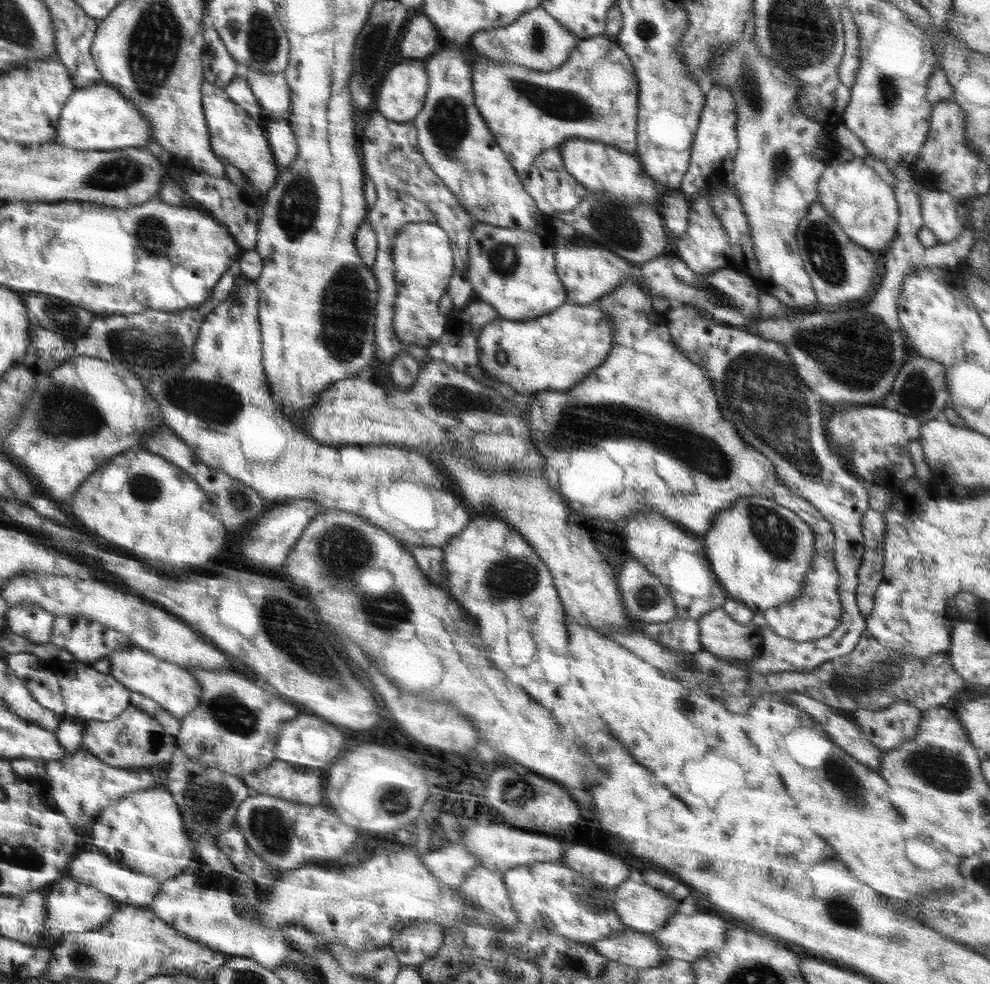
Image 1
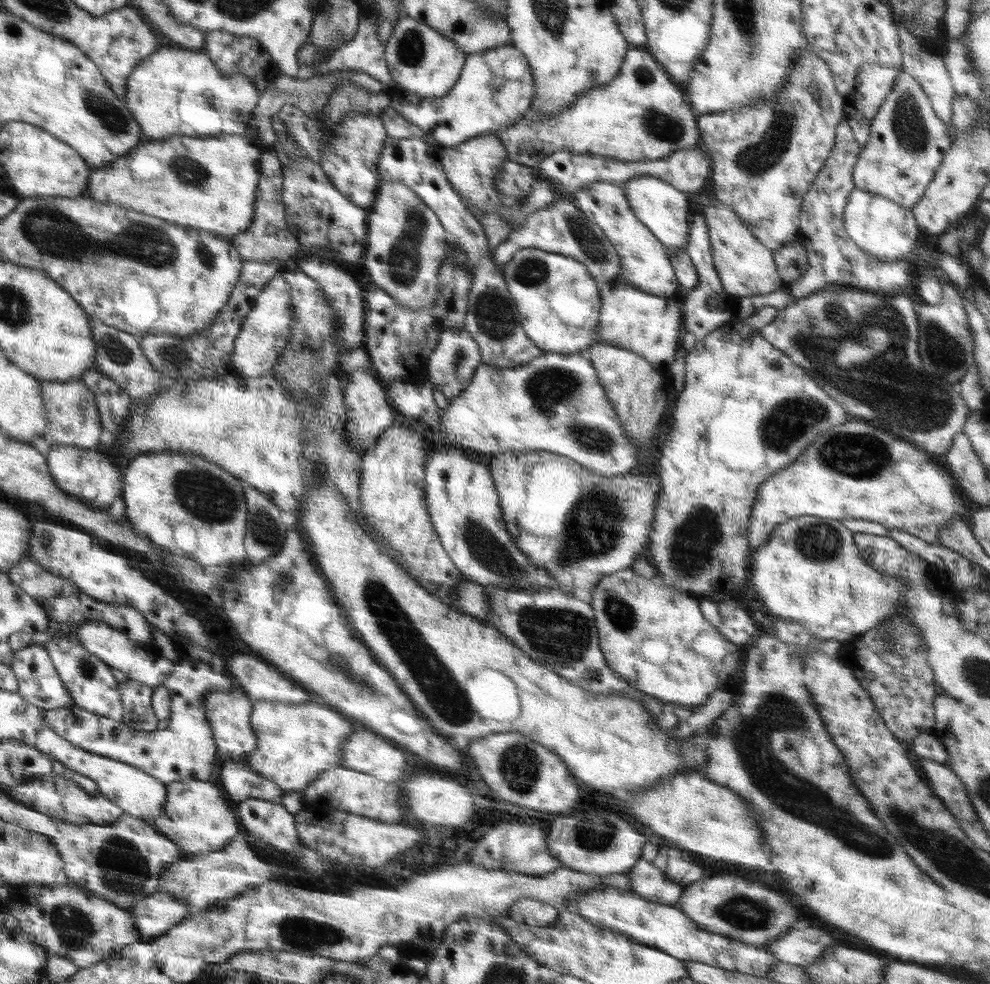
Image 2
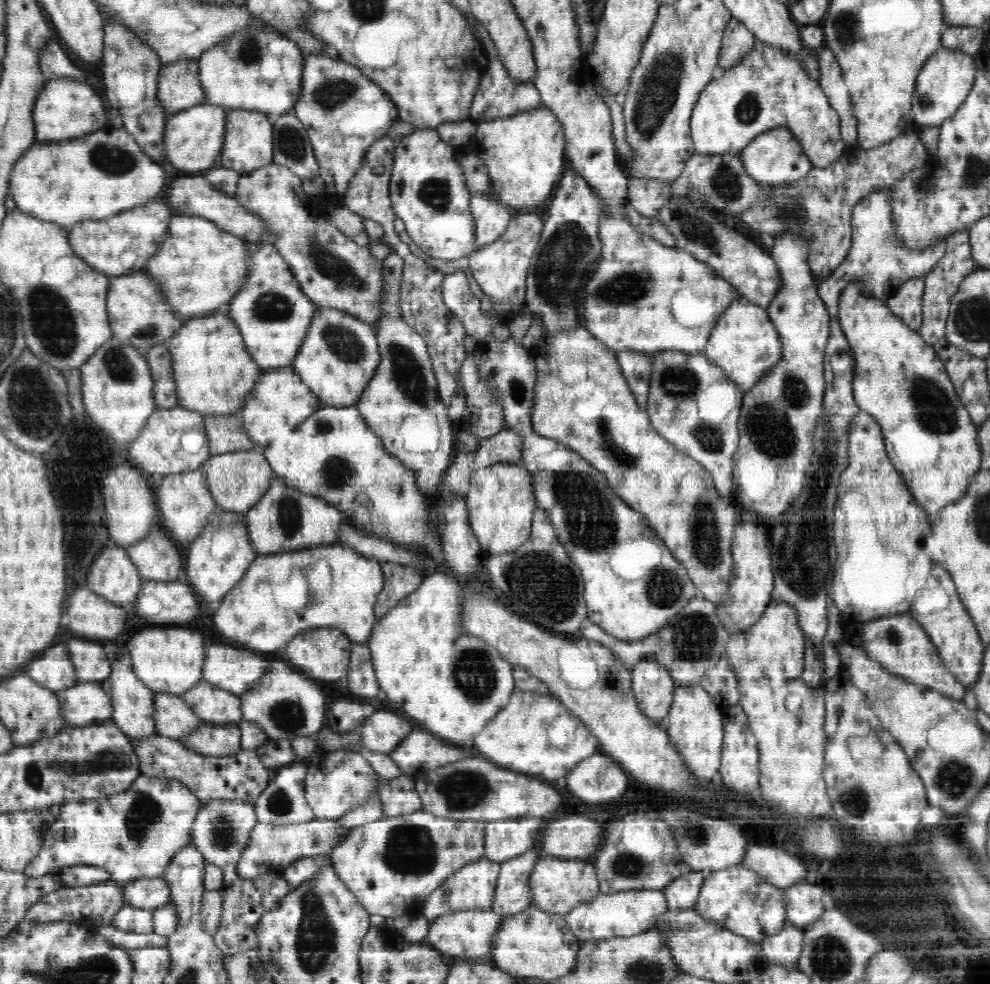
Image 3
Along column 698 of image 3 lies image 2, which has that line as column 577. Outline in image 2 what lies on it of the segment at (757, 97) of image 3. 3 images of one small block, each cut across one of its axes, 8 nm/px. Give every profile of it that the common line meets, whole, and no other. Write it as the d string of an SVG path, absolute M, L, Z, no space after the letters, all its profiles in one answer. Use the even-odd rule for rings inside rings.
M631 46L620 70L611 81L580 94L573 103L553 115L543 115L530 107L520 120L516 121L516 124L490 134L499 138L509 160L533 169L536 169L539 162L546 156L562 150L636 162L663 159L677 150L686 151L703 147L697 127L698 116L698 112L691 107L684 90L669 79L665 68L656 62L649 51L645 47Z

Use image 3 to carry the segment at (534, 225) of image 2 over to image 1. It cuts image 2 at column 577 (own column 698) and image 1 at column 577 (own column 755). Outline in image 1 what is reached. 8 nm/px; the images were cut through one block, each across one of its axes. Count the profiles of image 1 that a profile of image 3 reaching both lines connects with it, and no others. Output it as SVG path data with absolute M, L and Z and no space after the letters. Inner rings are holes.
M890 168L895 176L895 187L893 192L896 195L899 208L899 220L897 234L890 243L890 251L886 253L886 274L883 274L880 290L874 294L870 304L864 304L862 308L840 308L840 312L824 312L824 308L816 307L814 310L793 312L788 310L787 314L780 316L778 312L775 317L766 320L759 319L759 289L753 284L754 279L746 273L734 268L723 268L714 271L714 273L694 273L682 259L666 257L664 255L653 258L645 263L631 263L618 256L616 253L601 246L580 246L573 240L564 245L554 241L555 252L555 270L566 287L567 302L570 304L593 304L602 296L618 288L626 278L632 278L638 282L638 286L648 288L650 300L652 297L663 298L671 301L673 305L685 304L694 306L700 311L710 314L719 324L728 327L742 328L747 331L747 325L755 320L754 332L752 335L758 336L763 340L778 342L784 344L784 350L788 352L788 357L795 367L796 373L800 376L802 382L812 388L814 392L822 398L828 406L832 408L841 408L848 406L881 406L884 400L892 392L892 384L904 364L904 352L907 342L902 330L900 319L897 318L897 298L902 292L904 276L908 276L914 270L922 268L949 268L956 266L966 260L972 245L974 245L974 235L970 228L965 228L963 234L956 240L949 243L937 244L933 247L924 247L918 239L918 231L924 227L922 211L920 208L919 195L914 190L913 178L914 172L908 168Z

